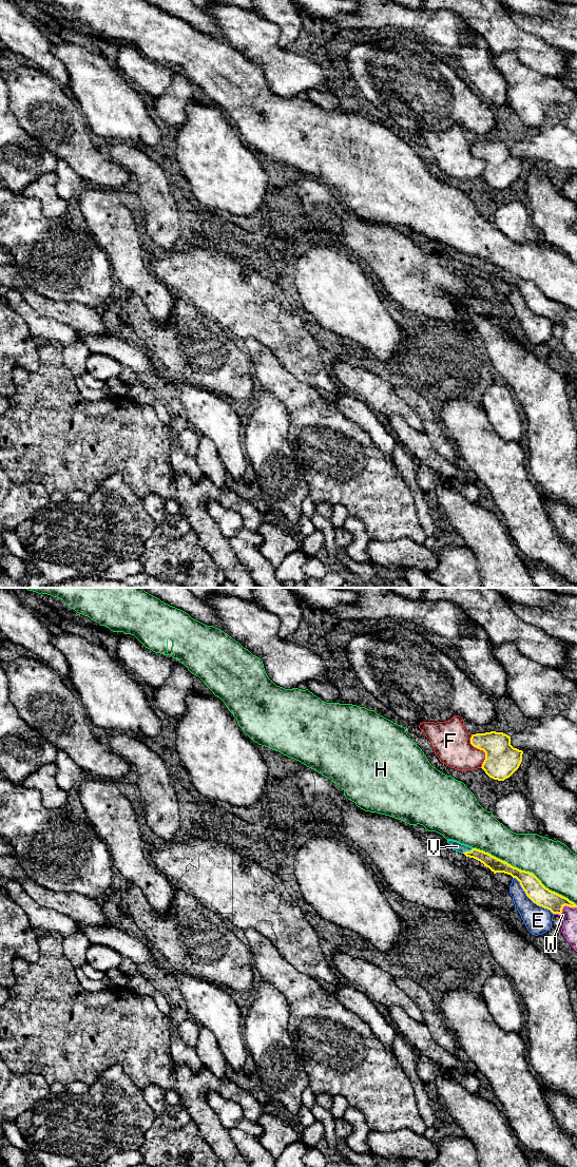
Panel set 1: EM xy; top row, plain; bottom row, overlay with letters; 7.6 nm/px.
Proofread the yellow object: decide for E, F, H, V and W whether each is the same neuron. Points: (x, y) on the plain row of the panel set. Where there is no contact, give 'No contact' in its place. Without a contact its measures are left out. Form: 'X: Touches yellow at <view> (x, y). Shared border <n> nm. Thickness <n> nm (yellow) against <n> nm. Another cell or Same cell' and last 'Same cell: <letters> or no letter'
E: Touches yellow at xy (531, 308). Shared border 420 nm. Thickness 150 nm (yellow) against 200 nm. Another cell
F: Touches yellow at xy (481, 158). Shared border 260 nm. Thickness 260 nm (yellow) against 300 nm. Another cell
H: Touches yellow at xy (524, 280). Shared border 900 nm. Thickness 150 nm (yellow) against 320 nm. Another cell
V: Touches yellow at xy (467, 261). Shared border 90 nm. Thickness 110 nm (yellow) against 70 nm. Same cell
W: Touches yellow at xy (562, 317). Shared border 190 nm. Thickness 150 nm (yellow) against 120 nm. Another cell
Same cell: V

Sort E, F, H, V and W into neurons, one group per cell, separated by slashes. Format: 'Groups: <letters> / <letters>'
Groups: E / F / H / V / W

